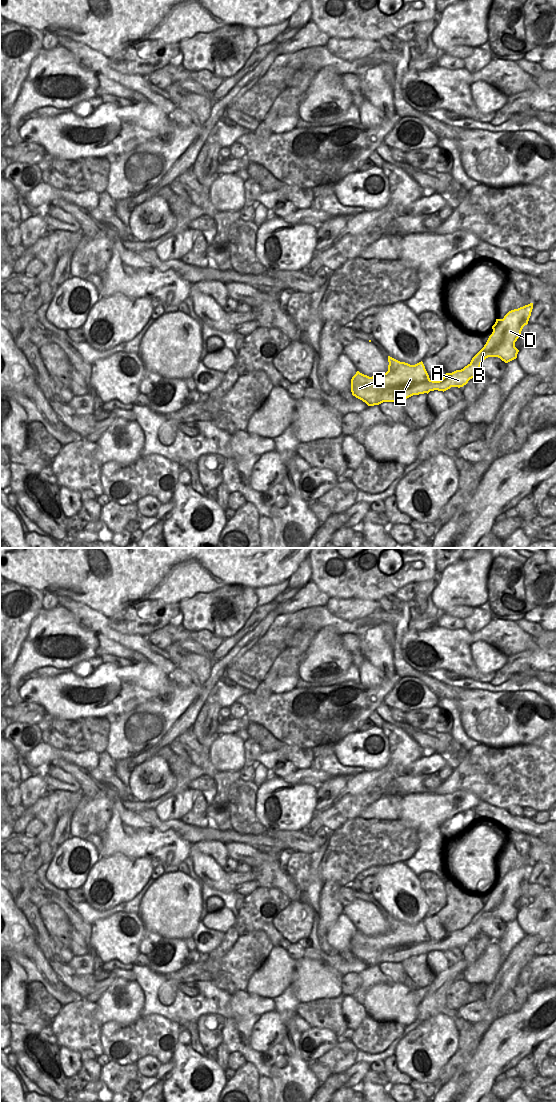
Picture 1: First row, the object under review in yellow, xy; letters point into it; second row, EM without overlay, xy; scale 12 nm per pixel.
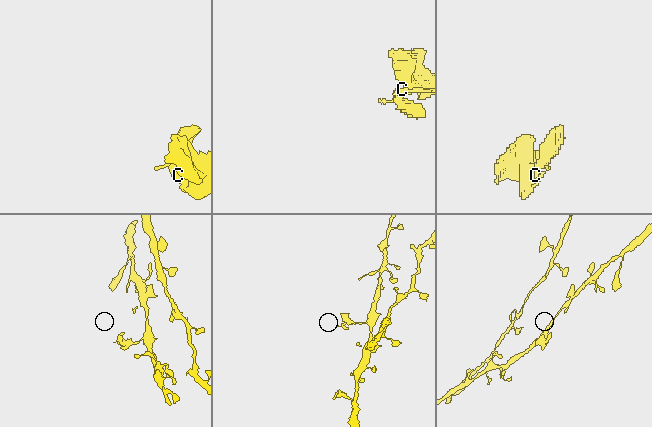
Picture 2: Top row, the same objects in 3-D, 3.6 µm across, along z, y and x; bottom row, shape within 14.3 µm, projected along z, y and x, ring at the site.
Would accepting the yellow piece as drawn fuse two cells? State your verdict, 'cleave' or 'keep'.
cleave

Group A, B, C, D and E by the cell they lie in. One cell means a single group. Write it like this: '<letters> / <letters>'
A B D / C E

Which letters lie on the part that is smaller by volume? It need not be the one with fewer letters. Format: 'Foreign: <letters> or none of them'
Foreign: C, E

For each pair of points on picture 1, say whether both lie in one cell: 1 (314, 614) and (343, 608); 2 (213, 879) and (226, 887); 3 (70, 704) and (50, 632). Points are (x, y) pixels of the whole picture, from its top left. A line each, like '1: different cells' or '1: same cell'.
1: different cells
2: same cell
3: different cells

